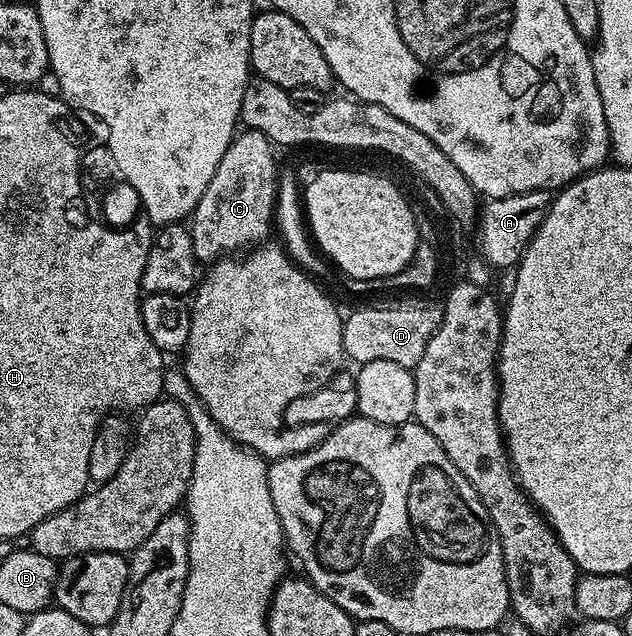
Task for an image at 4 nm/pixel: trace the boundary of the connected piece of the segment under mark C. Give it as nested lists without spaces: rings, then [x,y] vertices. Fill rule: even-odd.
[[[255,129],[239,132],[228,151],[224,151],[224,159],[220,159],[212,183],[208,183],[204,195],[200,195],[200,203],[196,203],[188,225],[199,262],[213,263],[227,255],[237,254],[234,253],[237,249],[249,250],[269,238],[266,236],[270,227],[272,231],[276,217],[280,170],[279,163],[274,162],[274,152],[275,146]]]

